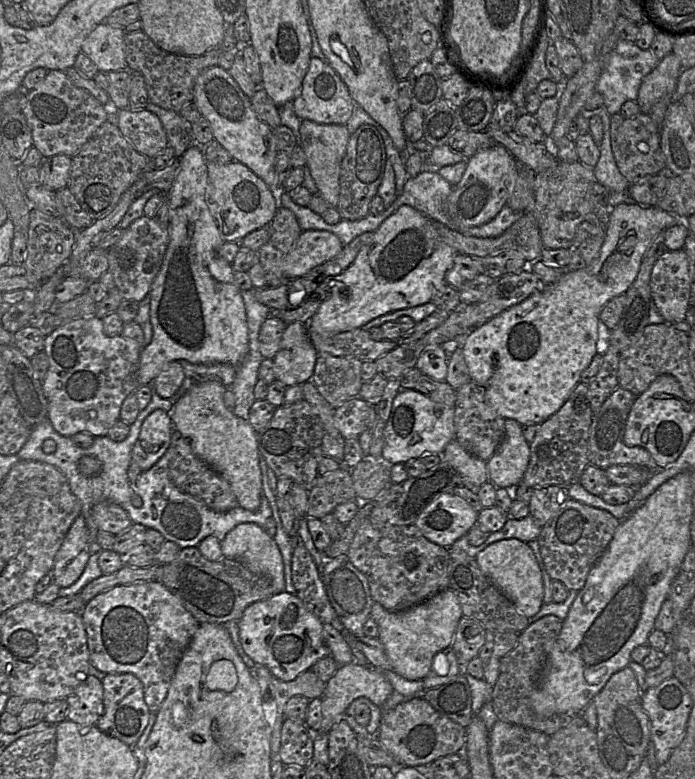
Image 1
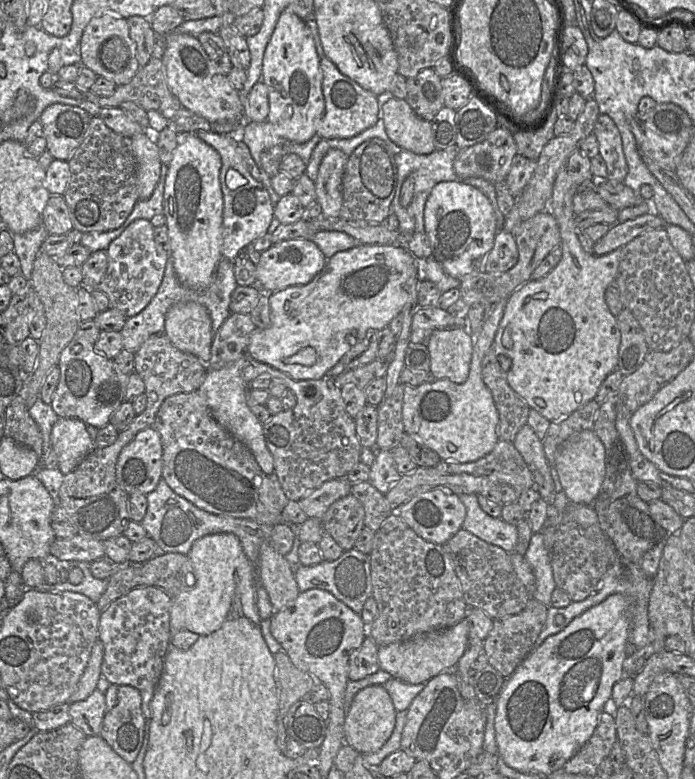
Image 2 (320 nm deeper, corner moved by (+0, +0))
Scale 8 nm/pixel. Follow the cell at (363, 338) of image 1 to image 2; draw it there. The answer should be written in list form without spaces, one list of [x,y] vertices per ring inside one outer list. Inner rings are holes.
[[[440,307],[419,308],[412,319],[410,342],[428,346],[430,334],[437,329],[452,328],[455,317]]]

